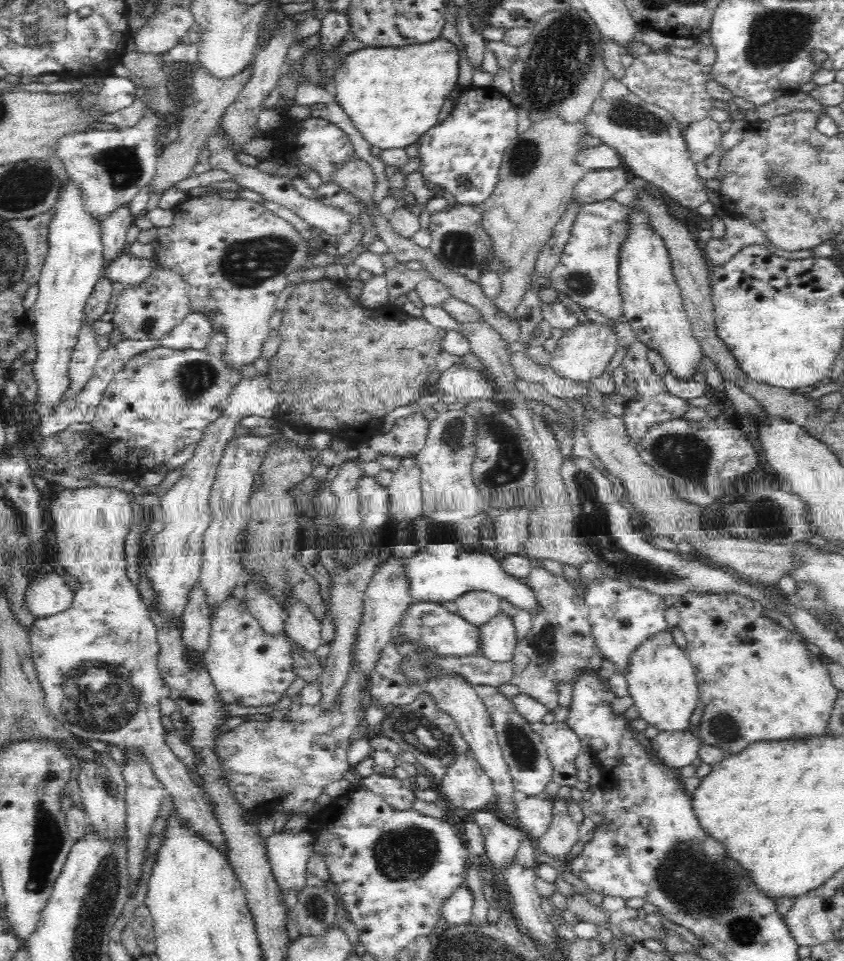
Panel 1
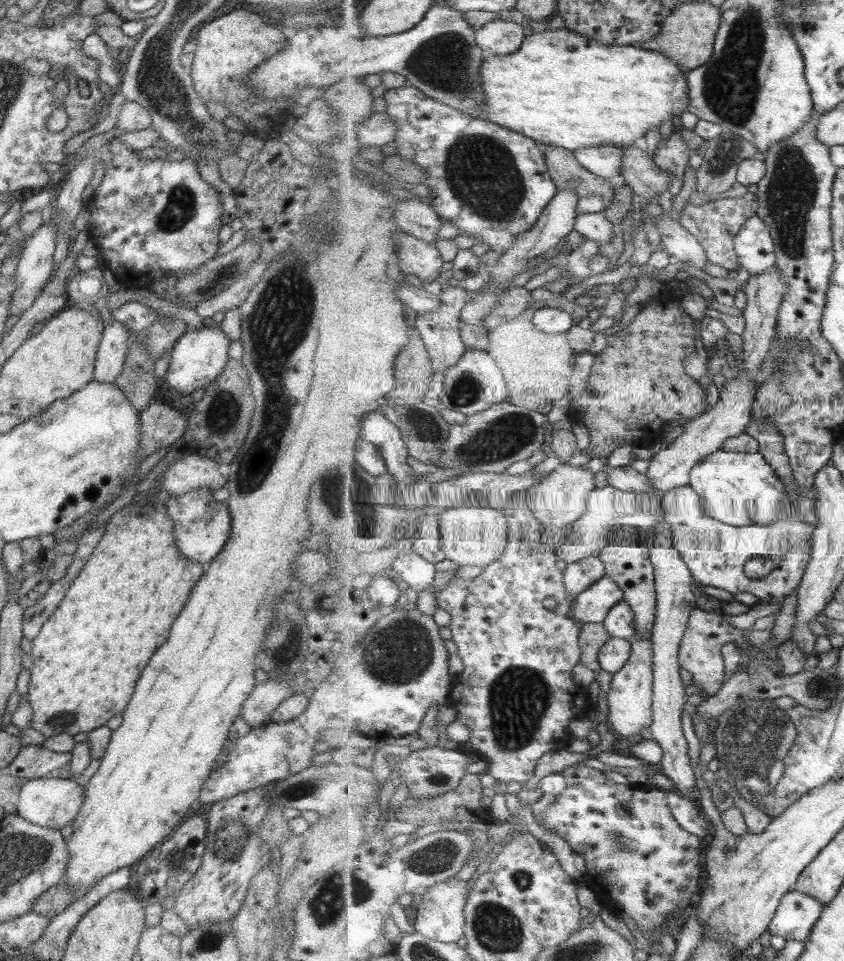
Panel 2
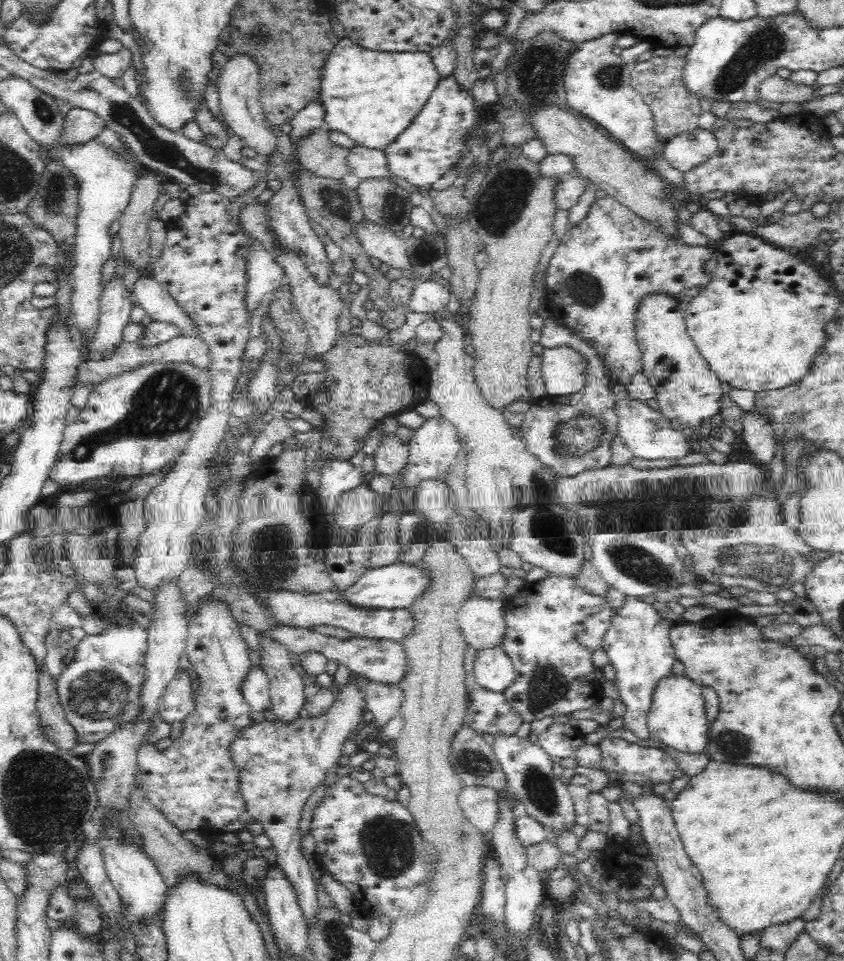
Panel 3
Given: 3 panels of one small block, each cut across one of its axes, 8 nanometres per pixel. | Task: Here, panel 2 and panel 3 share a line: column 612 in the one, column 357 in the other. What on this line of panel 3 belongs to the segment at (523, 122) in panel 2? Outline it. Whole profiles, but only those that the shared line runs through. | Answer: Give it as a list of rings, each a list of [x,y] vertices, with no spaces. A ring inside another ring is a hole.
[[[344,35],[343,37],[339,37],[338,42],[326,57],[324,66],[321,70],[317,101],[322,105],[324,111],[323,119],[328,131],[338,132],[348,136],[348,138],[354,141],[357,146],[384,151],[392,142],[394,142],[394,140],[396,140],[396,136],[410,124],[410,120],[420,112],[420,109],[423,107],[422,104],[426,104],[426,100],[431,97],[432,91],[437,87],[438,82],[438,73],[436,72],[434,63],[428,52],[376,52],[358,46],[352,39]]]

